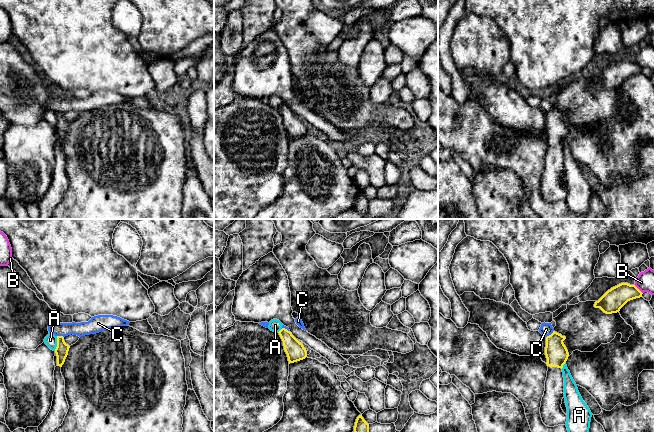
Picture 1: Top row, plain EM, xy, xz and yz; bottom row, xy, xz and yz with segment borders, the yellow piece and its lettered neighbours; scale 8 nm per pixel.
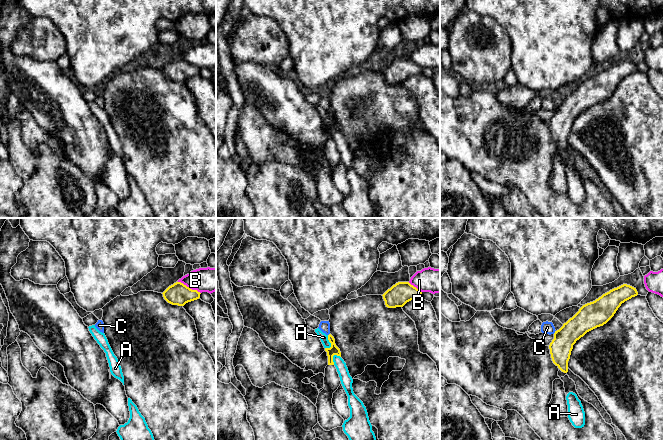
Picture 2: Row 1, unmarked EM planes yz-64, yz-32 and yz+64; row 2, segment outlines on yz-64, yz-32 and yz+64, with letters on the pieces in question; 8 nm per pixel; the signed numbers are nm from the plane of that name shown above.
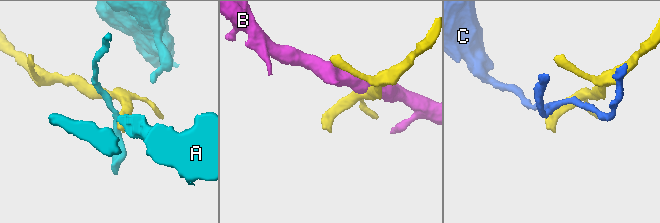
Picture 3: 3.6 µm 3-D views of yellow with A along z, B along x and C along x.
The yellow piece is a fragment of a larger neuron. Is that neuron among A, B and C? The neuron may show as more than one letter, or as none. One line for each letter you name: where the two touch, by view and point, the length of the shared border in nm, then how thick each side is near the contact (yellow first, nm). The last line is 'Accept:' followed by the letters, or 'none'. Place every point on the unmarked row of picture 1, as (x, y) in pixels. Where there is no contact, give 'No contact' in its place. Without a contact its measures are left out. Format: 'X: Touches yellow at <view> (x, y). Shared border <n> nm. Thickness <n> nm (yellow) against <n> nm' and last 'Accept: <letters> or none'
Accept: none

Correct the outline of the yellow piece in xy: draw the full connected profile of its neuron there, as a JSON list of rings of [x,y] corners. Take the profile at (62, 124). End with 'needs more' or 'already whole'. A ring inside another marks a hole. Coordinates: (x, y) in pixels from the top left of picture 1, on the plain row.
[[[57,112],[57,123],[55,129],[57,132],[57,142],[54,146],[55,168],[51,185],[38,202],[39,219],[54,219],[53,211],[64,197],[68,188],[69,181],[65,171],[65,156],[61,149],[61,143],[68,131],[70,122],[65,119],[63,112]]]; needs more

